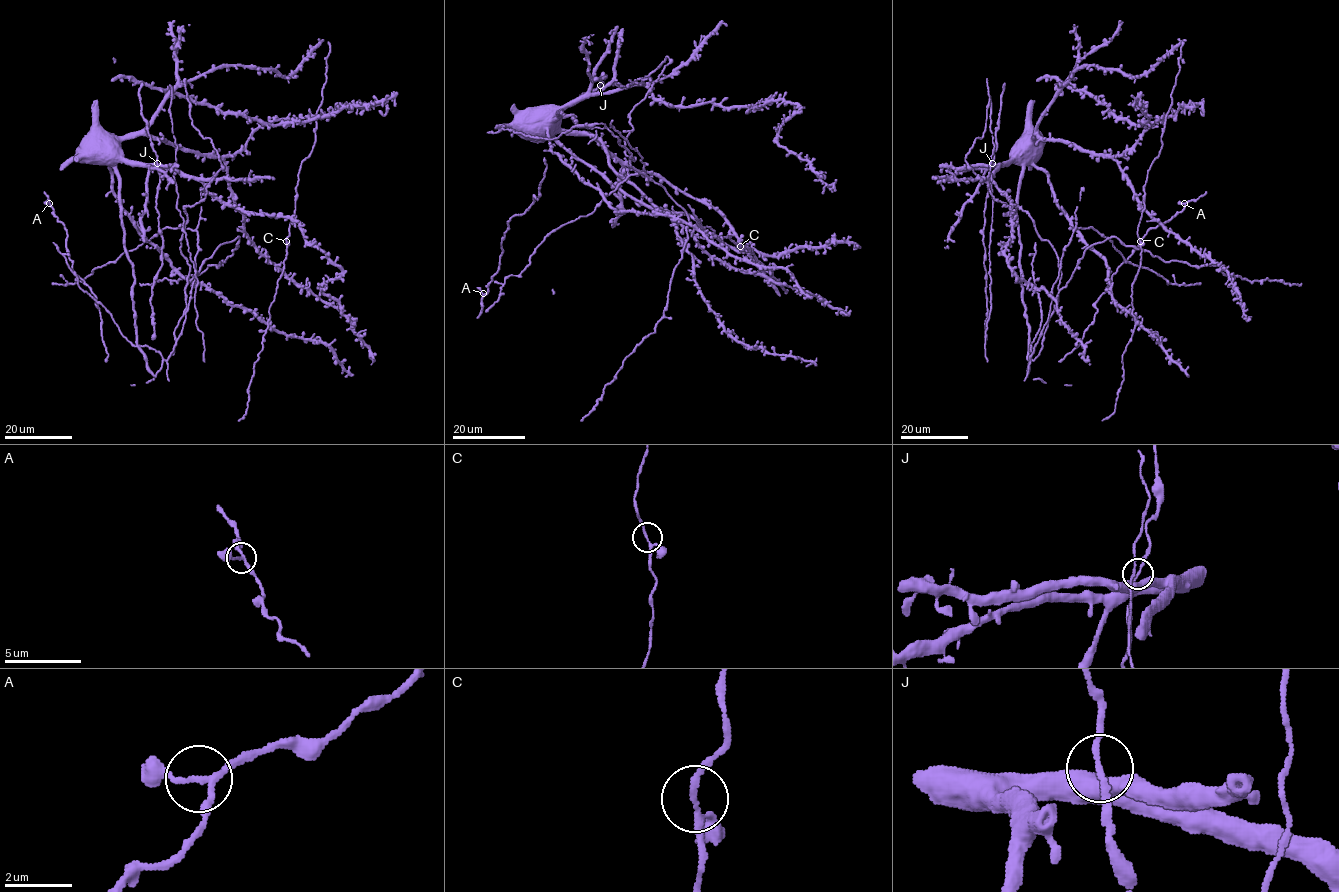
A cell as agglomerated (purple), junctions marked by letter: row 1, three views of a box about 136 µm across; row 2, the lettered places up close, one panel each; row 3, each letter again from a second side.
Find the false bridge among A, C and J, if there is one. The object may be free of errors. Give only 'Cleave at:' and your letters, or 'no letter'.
Cleave at: no letter

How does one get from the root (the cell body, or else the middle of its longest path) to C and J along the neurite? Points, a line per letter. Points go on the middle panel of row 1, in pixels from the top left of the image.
C: (538, 116), (546, 115), (550, 149), (617, 211), (669, 214), (692, 224), (714, 244), (730, 237), (739, 246)
J: (538, 116), (542, 109), (566, 108), (594, 95), (601, 88), (600, 85)

